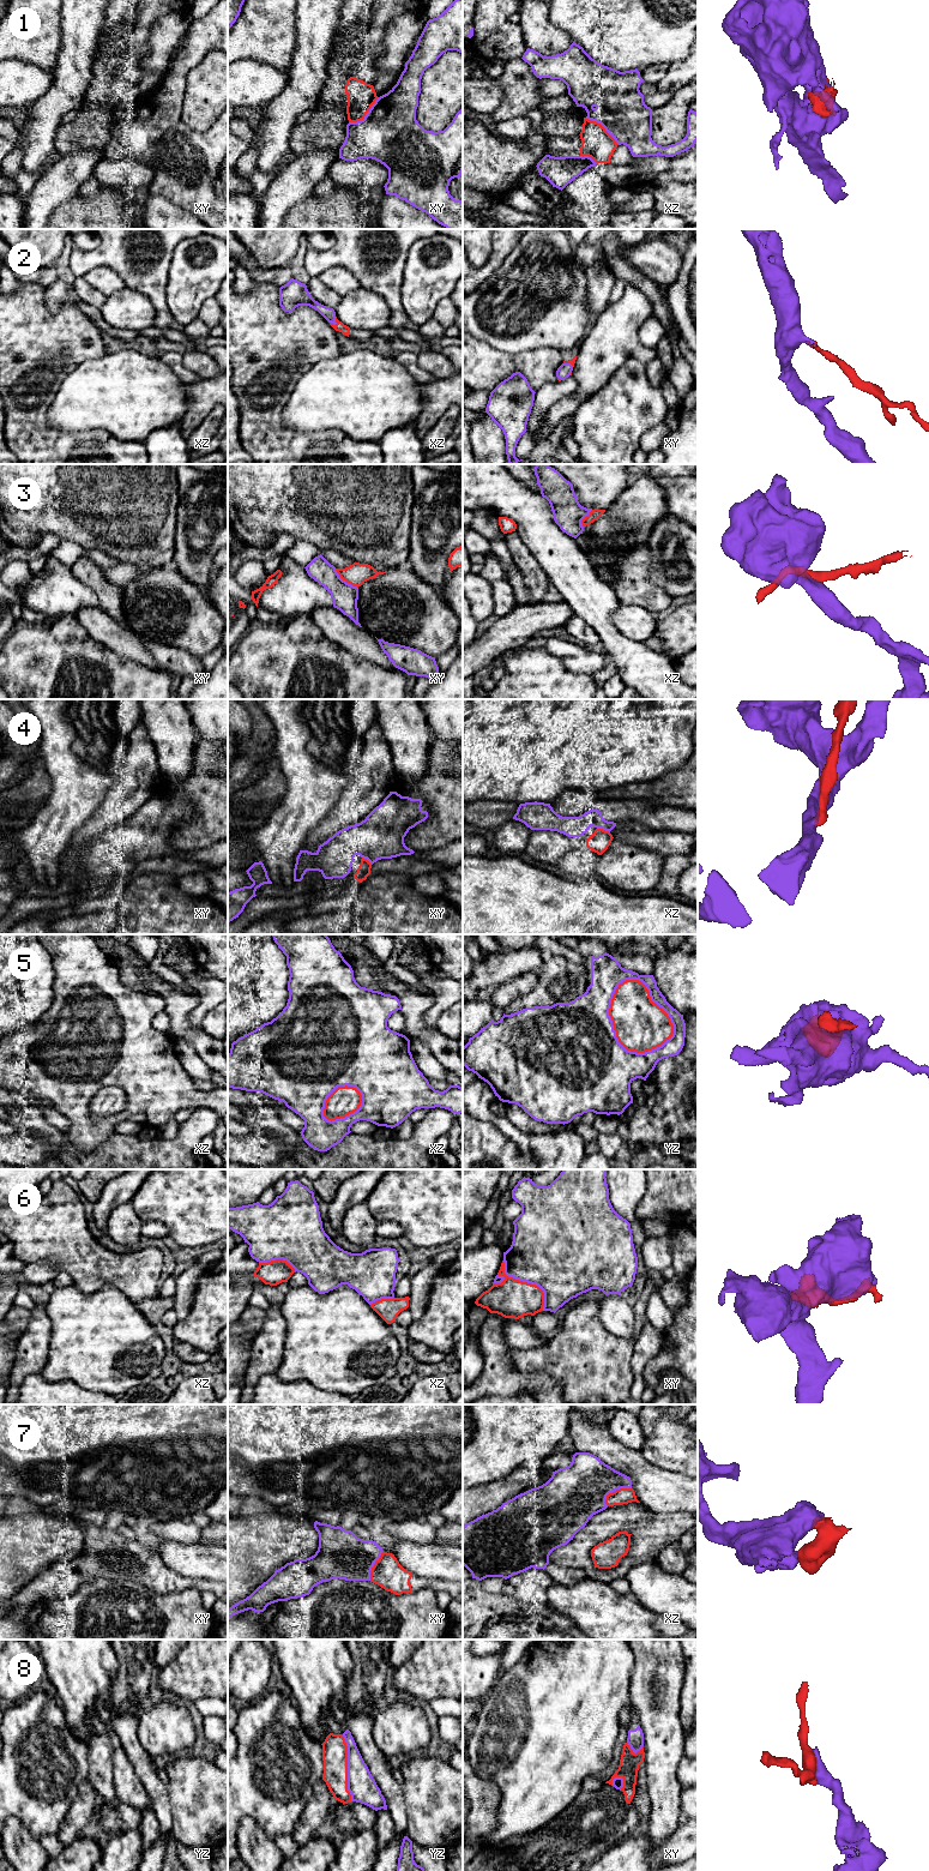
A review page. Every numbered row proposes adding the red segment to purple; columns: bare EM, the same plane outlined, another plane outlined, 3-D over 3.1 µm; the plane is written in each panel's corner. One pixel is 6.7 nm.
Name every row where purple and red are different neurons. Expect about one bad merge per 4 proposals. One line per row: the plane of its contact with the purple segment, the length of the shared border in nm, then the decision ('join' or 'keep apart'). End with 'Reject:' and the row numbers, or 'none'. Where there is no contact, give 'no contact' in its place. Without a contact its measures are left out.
1: meets purple in xy; contact 260 nm long; keep apart
2: meets purple in xz; contact 70 nm long; join
3: meets purple in xy; contact 200 nm long; keep apart
4: meets purple in xz; contact 90 nm long; keep apart
5: meets purple in yz; contact 500 nm long; keep apart
6: meets purple in xy; contact 440 nm long; keep apart
7: meets purple in xz; contact 220 nm long; join
8: meets purple in yz; contact 440 nm long; join
Reject: 1, 3, 4, 5, 6

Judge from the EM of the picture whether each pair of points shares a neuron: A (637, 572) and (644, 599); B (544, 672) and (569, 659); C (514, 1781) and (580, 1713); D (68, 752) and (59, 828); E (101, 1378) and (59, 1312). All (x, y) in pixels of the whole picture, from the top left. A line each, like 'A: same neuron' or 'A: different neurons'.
A: same neuron
B: different neurons
C: same neuron
D: same neuron
E: same neuron

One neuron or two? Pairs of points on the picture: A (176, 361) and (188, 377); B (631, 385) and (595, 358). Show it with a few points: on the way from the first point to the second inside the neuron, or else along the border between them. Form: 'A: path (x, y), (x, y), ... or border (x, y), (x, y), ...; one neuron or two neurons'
A: path (176, 365), (185, 373); one neuron
B: border (640, 361), (627, 360), (595, 392); two neurons

